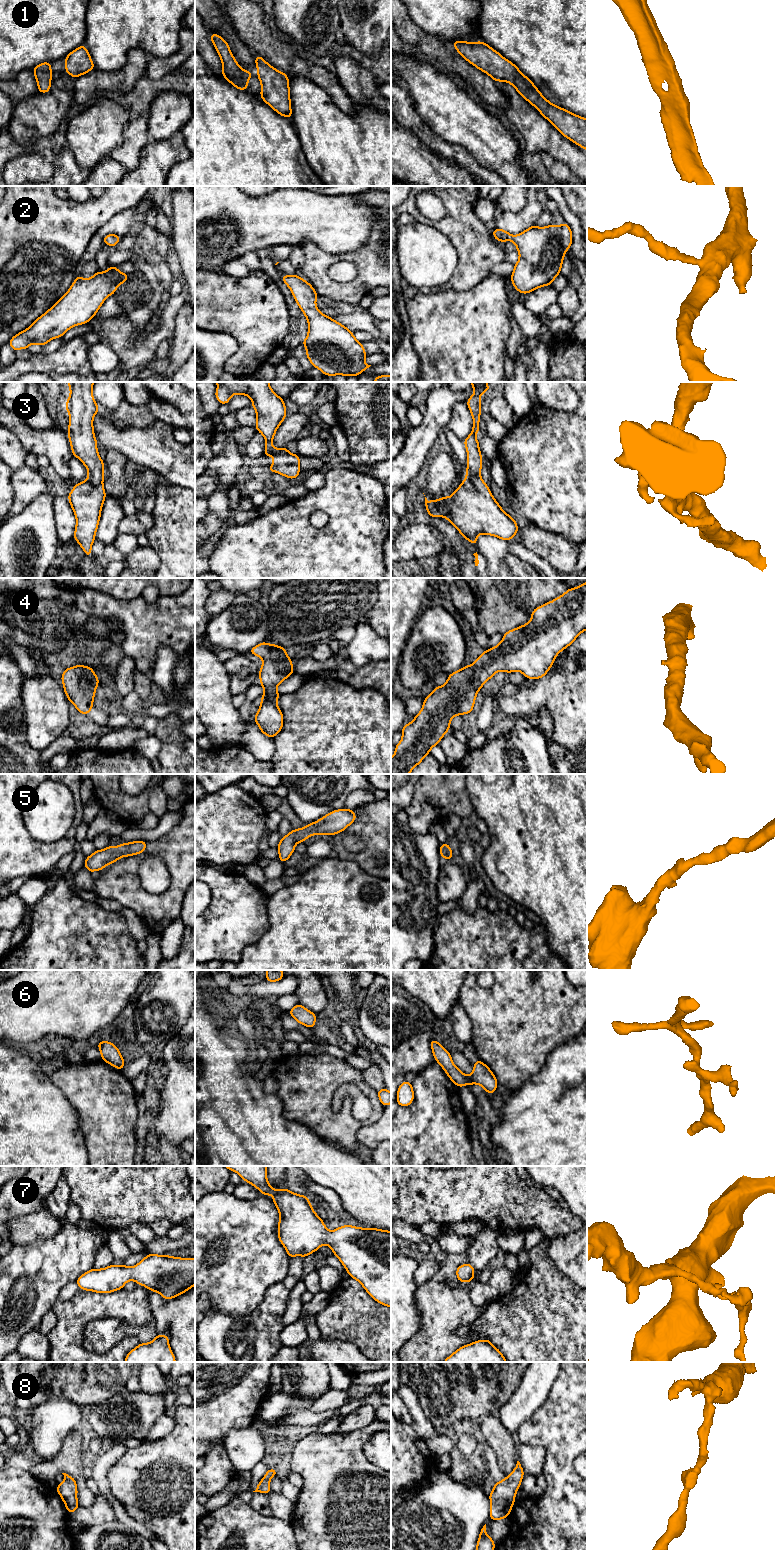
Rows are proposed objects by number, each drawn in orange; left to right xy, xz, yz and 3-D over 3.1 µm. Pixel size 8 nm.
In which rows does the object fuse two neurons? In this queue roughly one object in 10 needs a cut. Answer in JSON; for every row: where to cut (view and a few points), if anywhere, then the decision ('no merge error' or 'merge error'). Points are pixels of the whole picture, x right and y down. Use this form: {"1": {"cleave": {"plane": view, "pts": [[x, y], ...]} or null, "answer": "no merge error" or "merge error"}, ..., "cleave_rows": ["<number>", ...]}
{"1": {"cleave": null, "answer": "no merge error"}, "2": {"cleave": null, "answer": "no merge error"}, "3": {"cleave": null, "answer": "no merge error"}, "4": {"cleave": null, "answer": "no merge error"}, "5": {"cleave": null, "answer": "no merge error"}, "6": {"cleave": null, "answer": "no merge error"}, "7": {"cleave": null, "answer": "no merge error"}, "8": {"cleave": null, "answer": "no merge error"}, "cleave_rows": []}

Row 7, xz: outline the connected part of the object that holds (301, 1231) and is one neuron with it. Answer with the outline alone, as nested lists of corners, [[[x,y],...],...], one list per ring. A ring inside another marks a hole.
[[[223,1166],[234,1171],[240,1177],[253,1185],[262,1192],[262,1195],[269,1196],[273,1194],[272,1201],[275,1203],[279,1212],[280,1220],[278,1222],[278,1239],[284,1246],[289,1258],[302,1256],[305,1258],[309,1254],[316,1252],[321,1245],[328,1245],[333,1254],[341,1261],[347,1270],[349,1277],[356,1279],[375,1301],[391,1308],[391,1231],[380,1230],[377,1228],[360,1228],[352,1225],[340,1226],[334,1231],[329,1231],[323,1220],[315,1213],[308,1196],[298,1195],[289,1189],[274,1189],[267,1181],[266,1166]]]

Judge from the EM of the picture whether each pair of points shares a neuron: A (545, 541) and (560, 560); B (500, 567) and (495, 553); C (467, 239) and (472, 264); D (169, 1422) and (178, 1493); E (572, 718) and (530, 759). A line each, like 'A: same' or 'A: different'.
A: same
B: same
C: same
D: different
E: different

